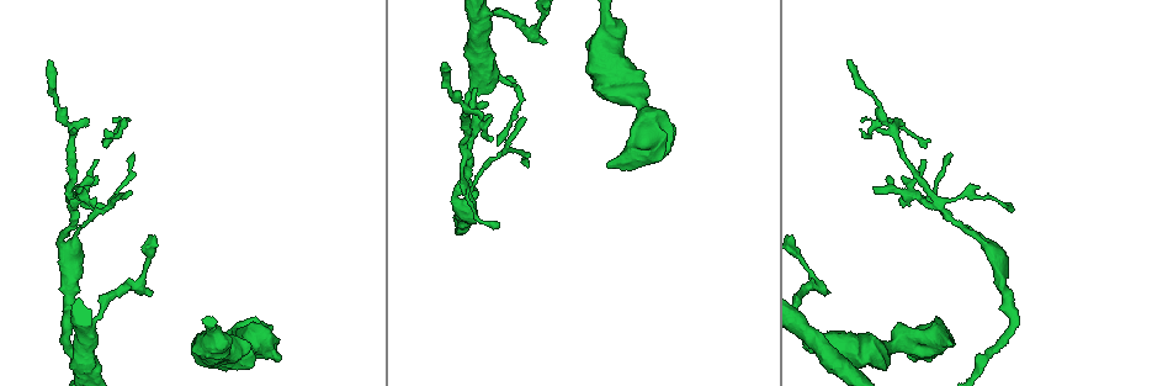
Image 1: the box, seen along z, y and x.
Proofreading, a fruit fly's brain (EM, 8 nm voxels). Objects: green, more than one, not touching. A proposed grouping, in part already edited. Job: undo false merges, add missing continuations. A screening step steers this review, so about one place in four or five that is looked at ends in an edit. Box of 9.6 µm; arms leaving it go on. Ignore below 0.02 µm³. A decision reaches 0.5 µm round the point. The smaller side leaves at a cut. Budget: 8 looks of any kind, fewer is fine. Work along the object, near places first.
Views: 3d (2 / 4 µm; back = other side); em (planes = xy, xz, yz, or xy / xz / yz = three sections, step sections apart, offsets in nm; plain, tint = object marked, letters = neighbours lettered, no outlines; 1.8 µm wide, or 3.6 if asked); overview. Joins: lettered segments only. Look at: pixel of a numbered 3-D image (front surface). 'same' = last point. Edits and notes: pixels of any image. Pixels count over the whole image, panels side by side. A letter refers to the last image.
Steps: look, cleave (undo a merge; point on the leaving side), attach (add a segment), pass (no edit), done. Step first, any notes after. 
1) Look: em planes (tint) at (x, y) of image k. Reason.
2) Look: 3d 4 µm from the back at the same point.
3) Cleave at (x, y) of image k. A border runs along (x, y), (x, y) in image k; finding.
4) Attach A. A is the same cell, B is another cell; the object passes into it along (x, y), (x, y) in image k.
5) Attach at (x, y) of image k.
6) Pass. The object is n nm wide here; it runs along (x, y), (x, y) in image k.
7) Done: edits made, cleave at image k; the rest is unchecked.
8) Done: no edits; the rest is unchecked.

Look: 3d 2 µm at (848, 60) of image 1. Free end.

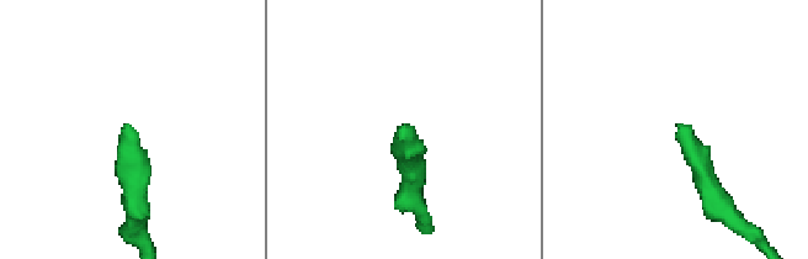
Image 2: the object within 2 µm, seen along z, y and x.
Look: em planes (tint) at (121, 128) of image 2. Shape alone is not enough.

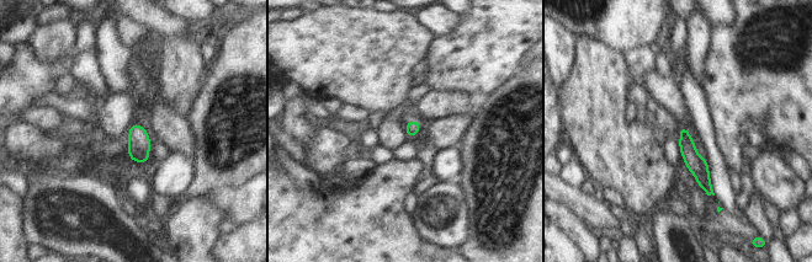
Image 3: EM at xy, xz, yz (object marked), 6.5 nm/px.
Look: em planes (letters) at the same point. See the neighbours.

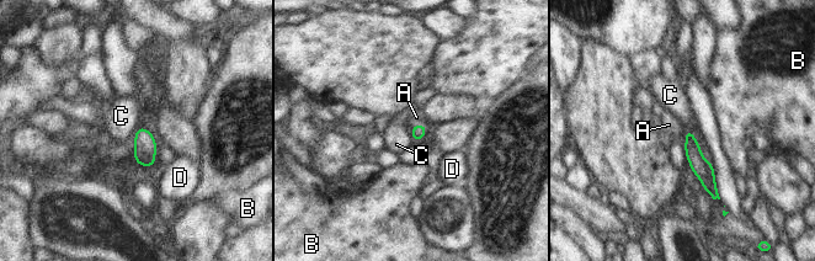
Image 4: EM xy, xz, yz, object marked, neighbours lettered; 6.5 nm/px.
Attach A. A is the same cell, B, C and D are other cells; the object passes into it along (419, 131), (419, 124), (416, 117) in image 4; it goes on there.

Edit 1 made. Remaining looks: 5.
Look: overview. Redraw.

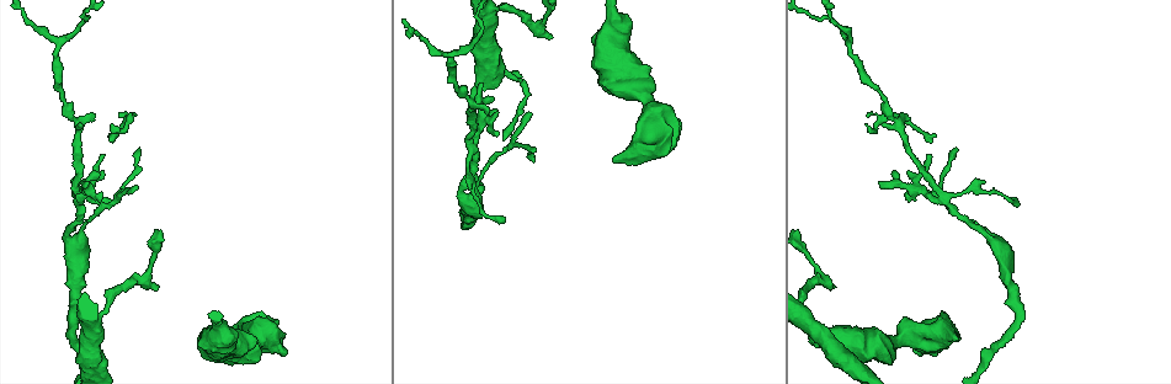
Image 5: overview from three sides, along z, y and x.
Look: em yz step 4 (tint) at (958, 337) of image 5. An open end.

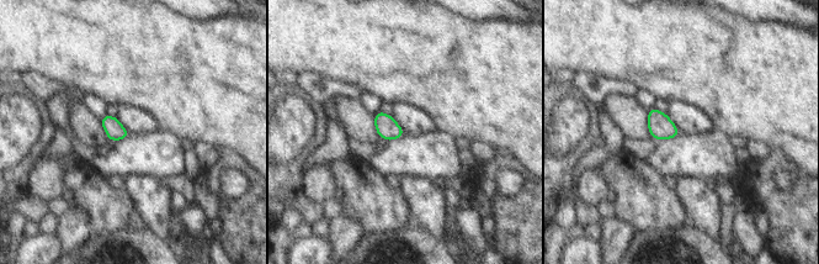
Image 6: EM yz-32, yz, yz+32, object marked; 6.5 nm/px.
Look: em planes (letters) at the same point.

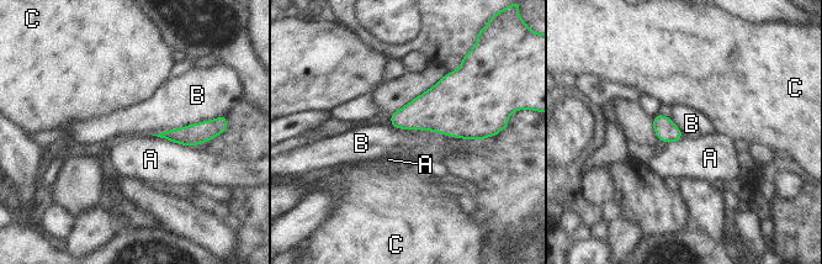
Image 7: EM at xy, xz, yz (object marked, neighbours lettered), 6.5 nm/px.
Pass. The longest contact is with B, 550 nm; A, B and C are other cells; a border runs along (391, 125), (470, 141) in image 7; no lettered segment goes on from it.

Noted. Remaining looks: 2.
Done: edits made, attach at image 4; the rest is unchecked.

